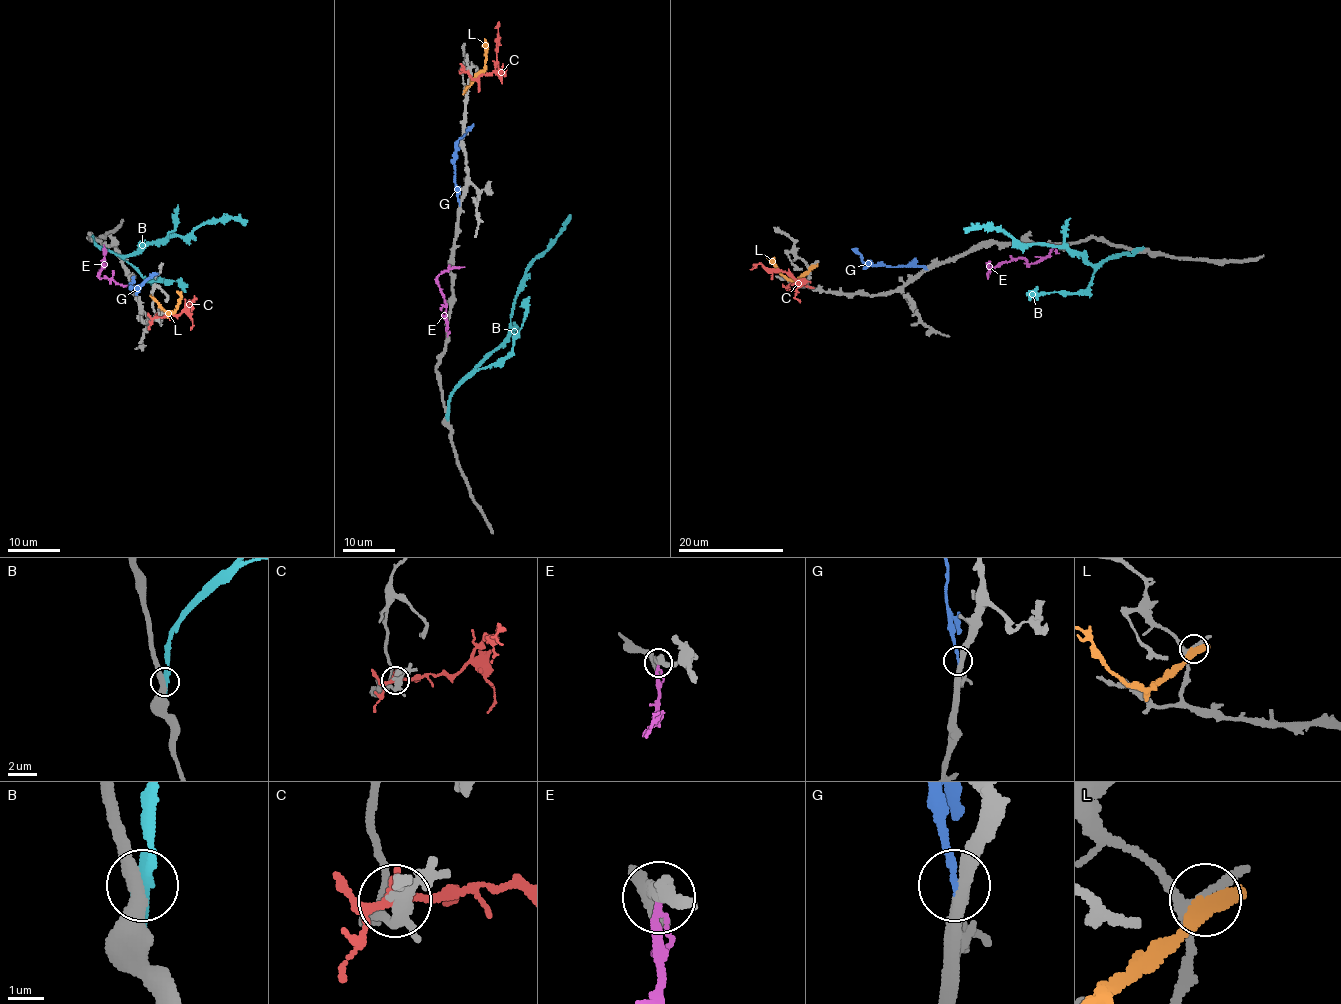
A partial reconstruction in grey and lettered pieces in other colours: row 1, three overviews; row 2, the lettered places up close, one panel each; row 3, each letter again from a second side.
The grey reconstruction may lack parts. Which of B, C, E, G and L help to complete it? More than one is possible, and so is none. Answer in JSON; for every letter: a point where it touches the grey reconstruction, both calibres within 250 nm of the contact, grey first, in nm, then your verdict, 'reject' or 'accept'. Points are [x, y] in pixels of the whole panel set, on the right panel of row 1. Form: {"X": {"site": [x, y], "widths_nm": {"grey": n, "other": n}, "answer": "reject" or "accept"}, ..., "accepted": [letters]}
{"B": {"site": [1136, 250], "widths_nm": {"grey": 400, "other": 320}, "answer": "reject"}, "C": {"site": [794, 283], "widths_nm": {"grey": 360, "other": 200}, "answer": "reject"}, "E": {"site": [1054, 244], "widths_nm": {"grey": 320, "other": 140}, "answer": "reject"}, "G": {"site": [926, 268], "widths_nm": {"grey": 440, "other": 200}, "answer": "accept"}, "L": {"site": [812, 266], "widths_nm": {"grey": 190, "other": 320}, "answer": "reject"}, "accepted": ["G"]}

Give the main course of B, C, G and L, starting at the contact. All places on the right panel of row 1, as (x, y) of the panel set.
B: (1136, 250), (1116, 254), (1092, 265), (1066, 248), (1022, 245), (1002, 230), (964, 228)
C: (794, 284), (800, 285), (785, 272), (766, 270), (760, 264), (750, 269)
G: (926, 268), (867, 265), (851, 249)
L: (812, 266), (791, 281), (766, 257)

